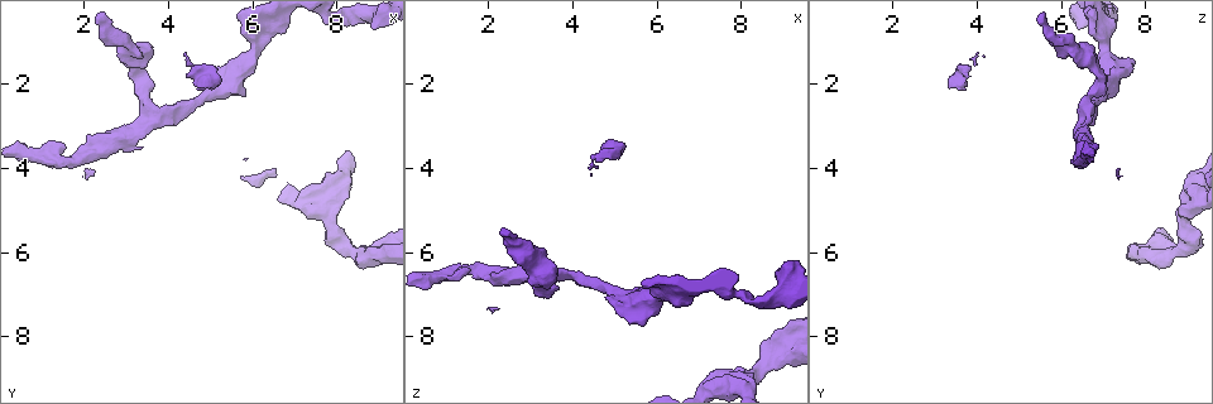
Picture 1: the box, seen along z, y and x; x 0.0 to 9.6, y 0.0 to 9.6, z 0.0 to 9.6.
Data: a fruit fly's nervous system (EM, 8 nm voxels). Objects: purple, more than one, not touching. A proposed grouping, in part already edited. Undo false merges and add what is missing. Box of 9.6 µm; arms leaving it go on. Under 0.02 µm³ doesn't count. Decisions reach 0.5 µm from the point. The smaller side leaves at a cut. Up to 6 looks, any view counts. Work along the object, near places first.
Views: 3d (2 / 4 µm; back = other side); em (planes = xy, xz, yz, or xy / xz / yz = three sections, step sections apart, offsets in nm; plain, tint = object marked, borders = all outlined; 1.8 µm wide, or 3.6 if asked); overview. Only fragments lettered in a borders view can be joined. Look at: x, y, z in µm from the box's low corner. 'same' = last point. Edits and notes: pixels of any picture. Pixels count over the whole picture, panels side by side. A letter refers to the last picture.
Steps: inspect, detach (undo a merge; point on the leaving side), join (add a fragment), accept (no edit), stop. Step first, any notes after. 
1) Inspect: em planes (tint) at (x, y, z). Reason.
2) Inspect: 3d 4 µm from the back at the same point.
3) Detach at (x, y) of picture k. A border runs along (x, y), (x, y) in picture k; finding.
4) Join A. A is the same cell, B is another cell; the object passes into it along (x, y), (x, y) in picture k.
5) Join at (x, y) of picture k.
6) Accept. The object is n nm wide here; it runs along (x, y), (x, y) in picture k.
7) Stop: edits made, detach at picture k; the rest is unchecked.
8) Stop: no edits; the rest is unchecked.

Inspect: 3d 2 µm at (1.20, 3.40, 6.55). Branch stops here.

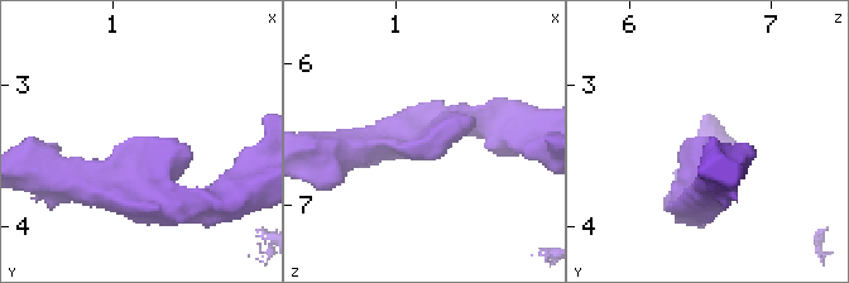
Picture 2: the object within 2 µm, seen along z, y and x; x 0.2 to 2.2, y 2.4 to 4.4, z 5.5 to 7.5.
Inspect: em planes (borders) at (1.24, 3.36, 6.60). Need the tissue.

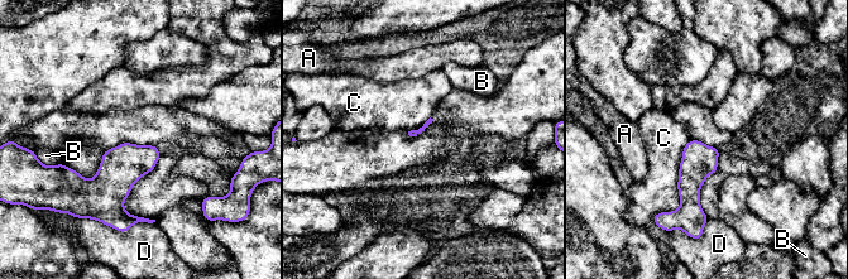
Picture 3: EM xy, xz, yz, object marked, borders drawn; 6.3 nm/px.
Accept. A, B, C and D are other cells; a border runs along (691, 139), (680, 205), (657, 213) in picture 3; none of them fits.

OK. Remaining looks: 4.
Inspect: em planes (borders) at (8.90, 0.65, 6.40). Branch stops here.

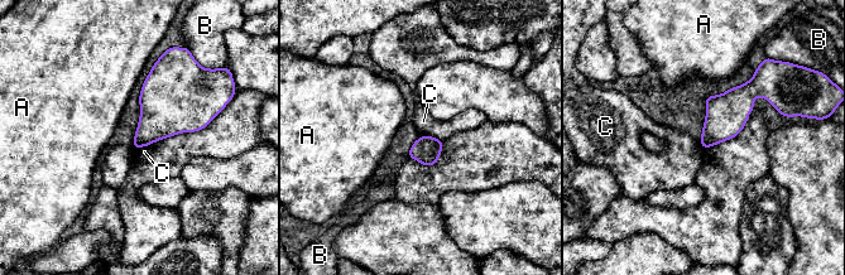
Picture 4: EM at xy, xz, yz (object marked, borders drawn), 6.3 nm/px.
Accept. The longest contact is with C, 170 nm; A, B and C are other cells; none of them fits.

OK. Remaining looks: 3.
Inspect: 3d 2 µm from the back at (4.50, 1.80, 3.75). End of a long branch.

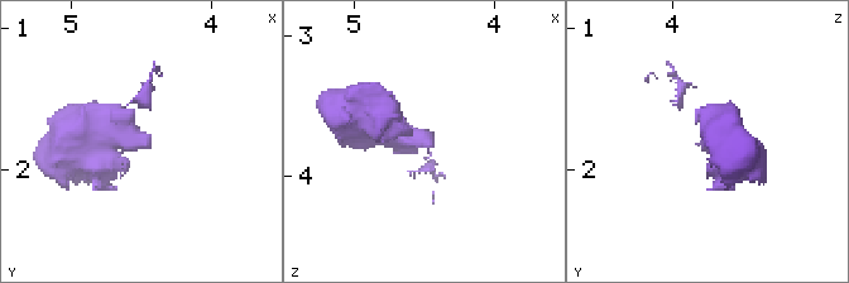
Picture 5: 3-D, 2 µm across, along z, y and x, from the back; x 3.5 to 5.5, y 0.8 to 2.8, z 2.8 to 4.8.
Inspect: em planes (borders) at (4.44, 1.80, 3.74). Need the tissue.

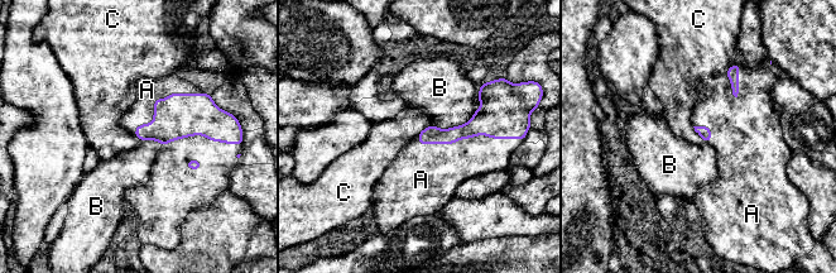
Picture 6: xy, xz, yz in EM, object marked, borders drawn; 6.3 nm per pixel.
Join A. A is the same cell, B and C are other cells; it goes on there.

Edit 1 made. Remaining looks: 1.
Stop: edits made, join at picture 6; the rest is unchecked.

